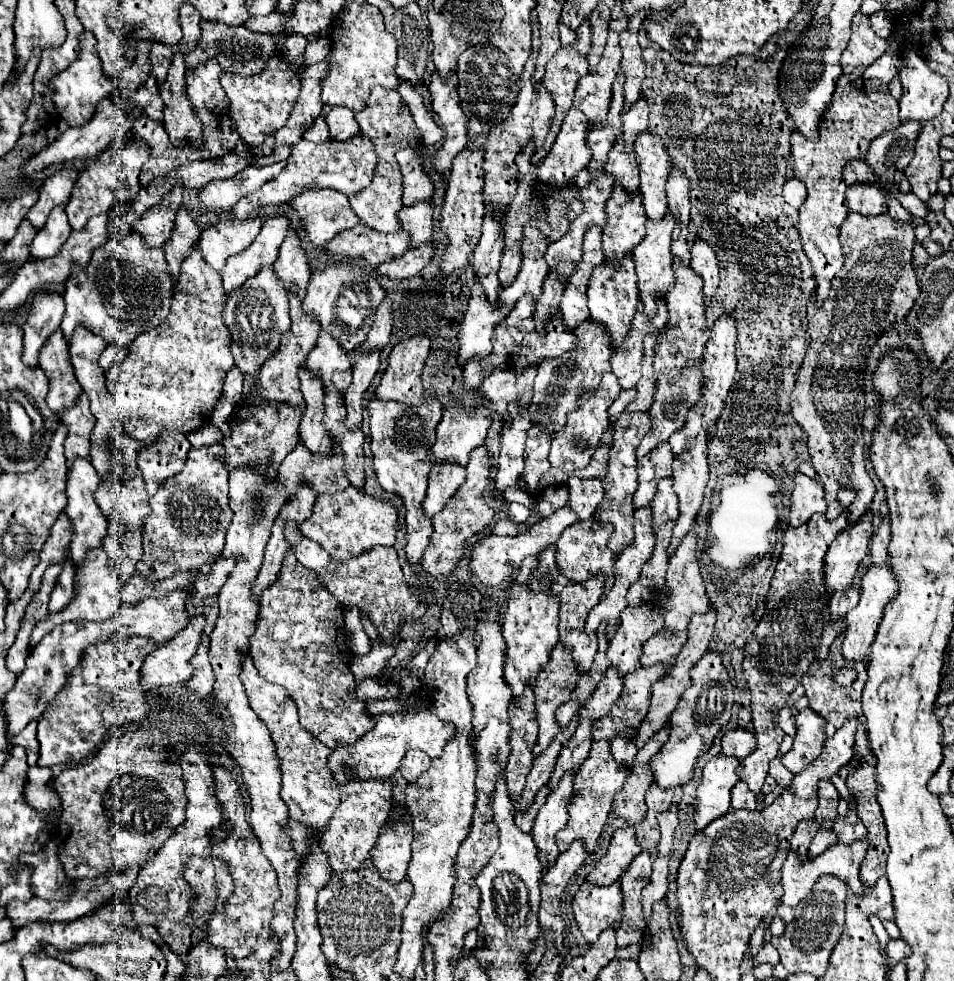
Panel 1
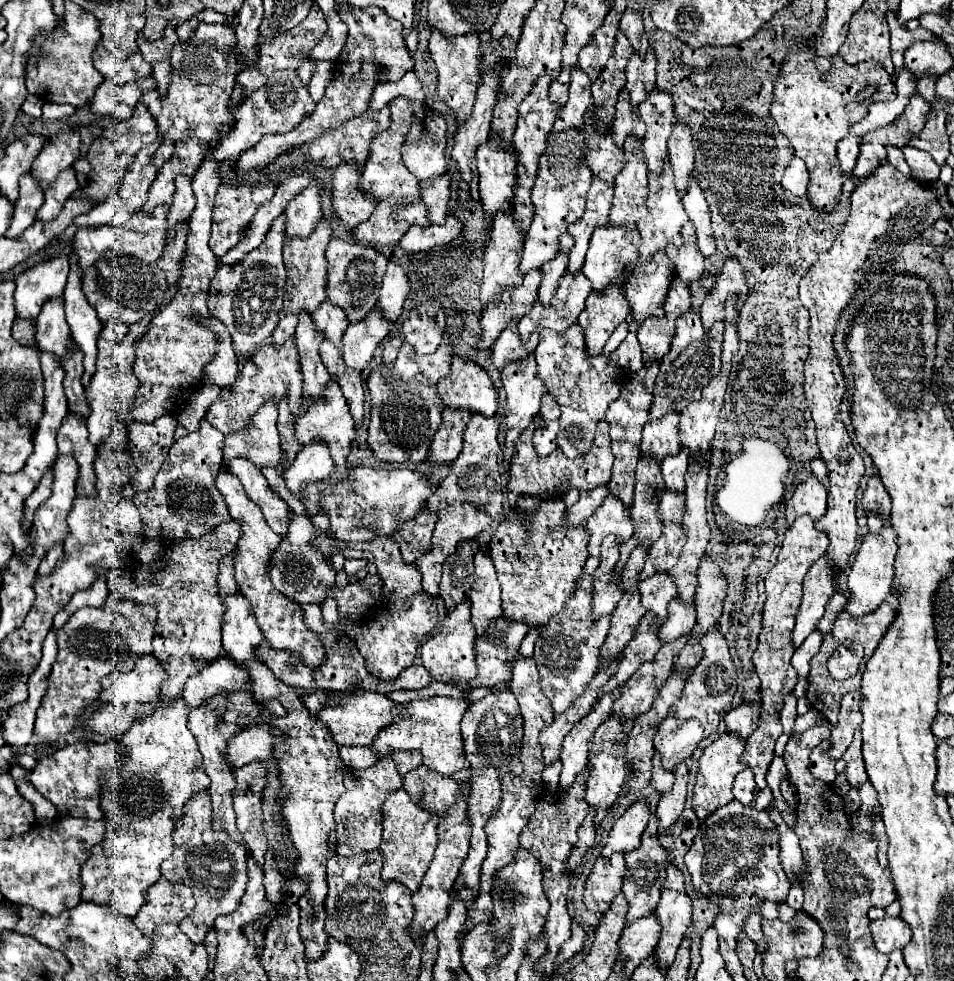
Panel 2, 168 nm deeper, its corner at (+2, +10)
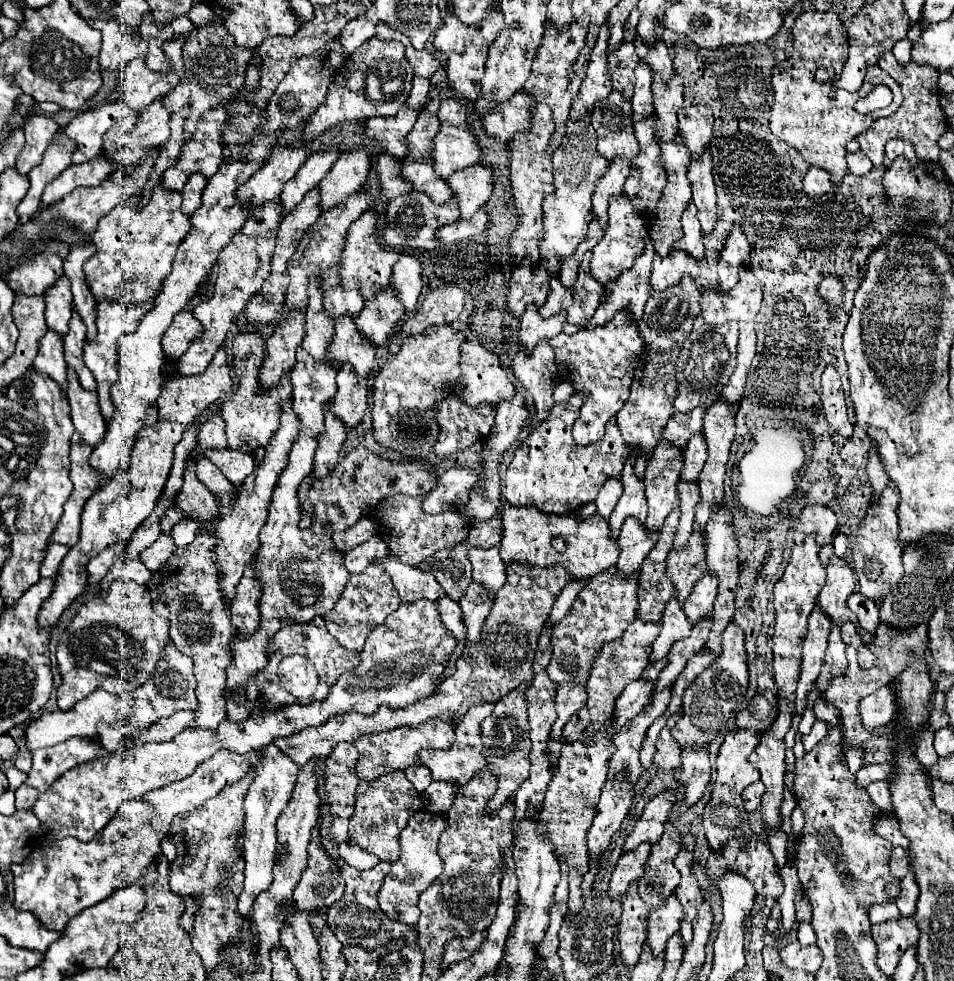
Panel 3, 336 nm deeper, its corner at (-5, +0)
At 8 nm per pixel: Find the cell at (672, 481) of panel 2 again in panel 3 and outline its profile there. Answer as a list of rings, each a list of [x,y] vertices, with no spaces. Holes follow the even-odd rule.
[[[701,434],[691,436],[685,448],[685,468],[683,468],[683,478],[685,480],[697,480],[703,464],[707,460],[707,442]]]

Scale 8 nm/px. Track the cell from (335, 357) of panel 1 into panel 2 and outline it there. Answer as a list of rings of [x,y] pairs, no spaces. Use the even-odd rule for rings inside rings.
[[[328,300],[320,304],[320,308],[316,310],[316,314],[312,314],[312,320],[316,324],[316,330],[324,336],[324,340],[332,342],[338,350],[342,350],[342,336],[344,330],[348,326],[346,314],[342,308],[332,306]]]

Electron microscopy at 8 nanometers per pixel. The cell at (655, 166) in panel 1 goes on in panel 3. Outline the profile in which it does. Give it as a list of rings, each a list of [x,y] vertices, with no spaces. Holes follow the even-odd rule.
[[[653,76],[653,96],[655,96],[655,114],[659,140],[671,140],[677,132],[677,112],[683,106],[683,80],[673,76],[669,82],[663,82],[661,76]]]

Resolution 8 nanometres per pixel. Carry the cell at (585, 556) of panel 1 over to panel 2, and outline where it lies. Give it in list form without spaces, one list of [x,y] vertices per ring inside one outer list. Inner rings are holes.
[[[610,494],[604,498],[602,506],[588,518],[586,528],[590,530],[590,540],[588,540],[590,556],[600,554],[600,544],[606,536],[612,534],[616,536],[618,544],[624,544],[634,534],[630,514],[624,510],[622,502],[618,498],[612,498]]]

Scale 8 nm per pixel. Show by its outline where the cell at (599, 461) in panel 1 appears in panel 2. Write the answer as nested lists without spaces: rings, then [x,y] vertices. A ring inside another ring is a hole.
[[[534,418],[534,422],[528,426],[528,430],[524,430],[520,434],[520,438],[516,440],[512,466],[510,466],[510,484],[508,484],[512,496],[528,494],[528,496],[538,496],[542,500],[548,500],[548,498],[562,498],[562,494],[570,486],[576,486],[580,490],[592,490],[592,488],[608,484],[608,474],[610,474],[614,458],[612,458],[612,450],[610,450],[610,436],[608,436],[606,420],[598,422],[592,450],[586,456],[580,456],[574,460],[564,458],[564,454],[560,454],[560,450],[554,450],[548,458],[536,458],[536,452],[532,446],[532,432],[538,424],[540,424],[538,418]]]

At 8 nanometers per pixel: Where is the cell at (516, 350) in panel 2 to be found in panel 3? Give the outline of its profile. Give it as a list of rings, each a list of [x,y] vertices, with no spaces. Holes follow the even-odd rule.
[[[527,306],[525,314],[521,316],[521,328],[519,328],[519,340],[523,348],[531,348],[539,342],[539,338],[553,338],[555,334],[561,334],[565,324],[565,312],[557,312],[551,318],[541,318],[537,306]]]

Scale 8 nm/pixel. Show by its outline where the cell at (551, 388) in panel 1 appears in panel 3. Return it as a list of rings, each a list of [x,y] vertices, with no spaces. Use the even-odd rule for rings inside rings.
[[[645,240],[643,254],[635,260],[635,264],[619,276],[619,280],[613,282],[613,286],[607,286],[607,298],[597,308],[595,316],[589,320],[587,328],[595,328],[599,324],[605,324],[611,320],[611,316],[623,308],[631,310],[633,318],[639,320],[643,316],[645,302],[651,294],[651,270],[653,270],[653,240]]]

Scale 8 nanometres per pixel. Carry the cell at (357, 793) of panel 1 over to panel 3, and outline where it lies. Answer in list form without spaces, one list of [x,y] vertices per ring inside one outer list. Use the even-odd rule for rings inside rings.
[[[391,772],[377,780],[361,780],[357,786],[355,812],[349,818],[349,842],[375,854],[379,860],[395,862],[399,858],[399,834],[411,814],[423,810],[423,798],[415,792],[403,772]]]

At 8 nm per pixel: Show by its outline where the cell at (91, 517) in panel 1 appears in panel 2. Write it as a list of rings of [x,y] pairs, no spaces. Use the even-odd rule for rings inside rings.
[[[70,414],[64,418],[58,430],[58,454],[72,456],[78,462],[76,492],[80,496],[96,496],[96,474],[94,458],[96,448],[88,442],[88,430],[84,420],[74,420]]]

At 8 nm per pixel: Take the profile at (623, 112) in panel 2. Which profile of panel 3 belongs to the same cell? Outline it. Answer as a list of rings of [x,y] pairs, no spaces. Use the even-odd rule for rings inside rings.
[[[639,64],[635,68],[635,92],[631,98],[633,104],[633,120],[643,120],[653,114],[653,92],[651,92],[651,70],[647,64]]]

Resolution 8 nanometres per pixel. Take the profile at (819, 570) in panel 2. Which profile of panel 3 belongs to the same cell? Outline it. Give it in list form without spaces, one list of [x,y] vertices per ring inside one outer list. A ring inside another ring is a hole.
[[[815,608],[815,612],[811,612],[809,616],[809,632],[803,642],[803,664],[801,664],[801,678],[797,686],[797,698],[795,698],[795,708],[799,716],[807,710],[807,698],[811,690],[815,688],[815,680],[825,662],[829,630],[831,630],[831,624],[827,624],[827,618],[823,616],[823,612]]]

